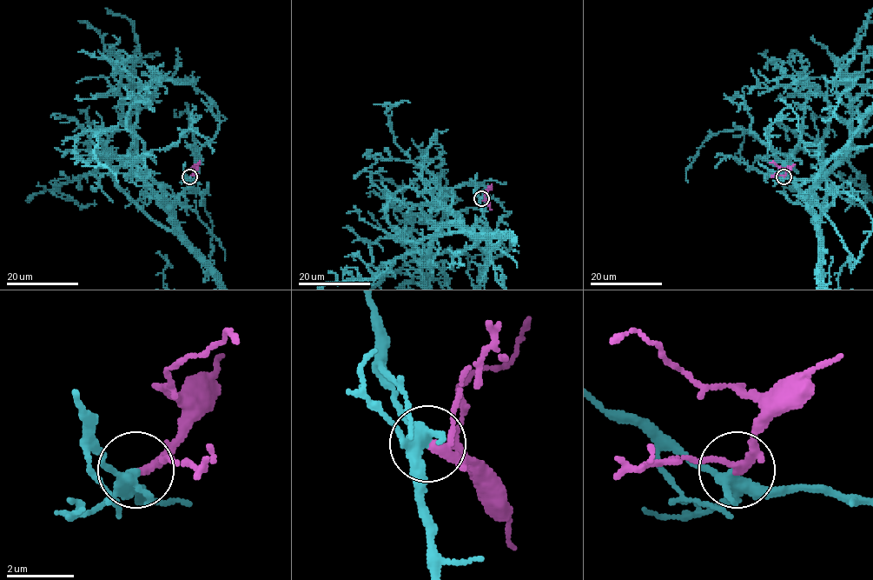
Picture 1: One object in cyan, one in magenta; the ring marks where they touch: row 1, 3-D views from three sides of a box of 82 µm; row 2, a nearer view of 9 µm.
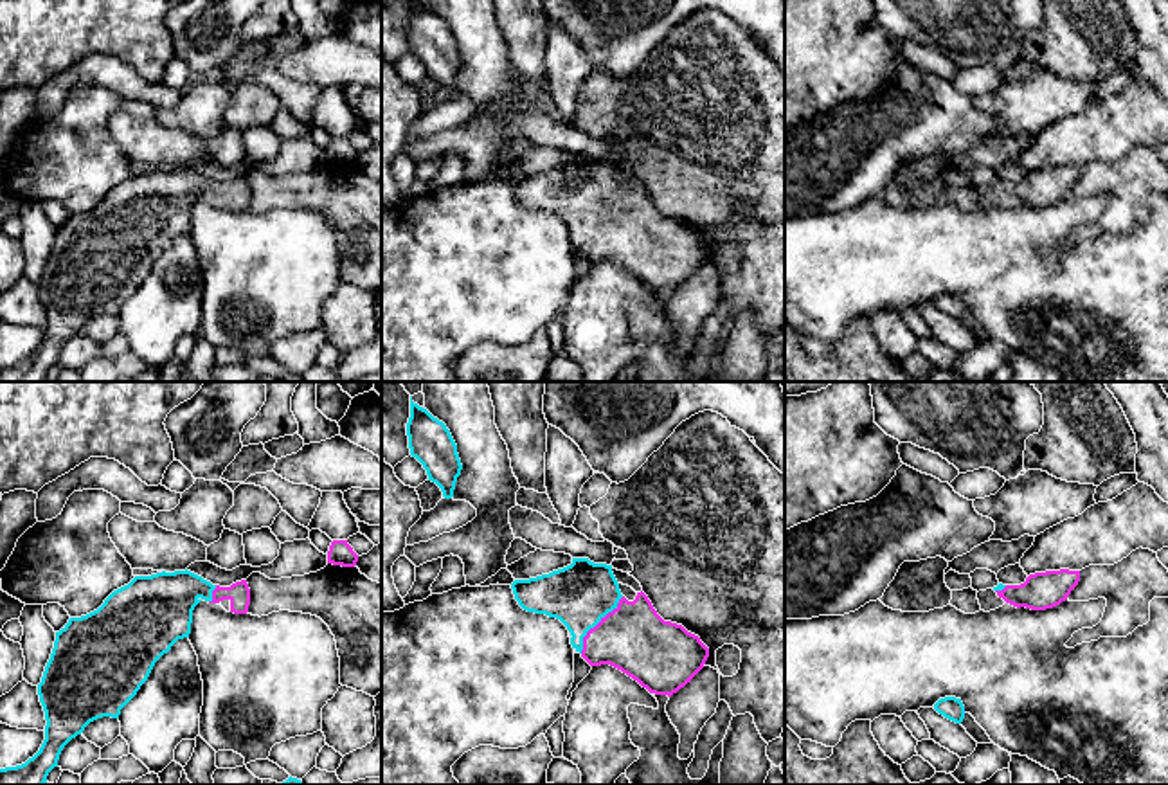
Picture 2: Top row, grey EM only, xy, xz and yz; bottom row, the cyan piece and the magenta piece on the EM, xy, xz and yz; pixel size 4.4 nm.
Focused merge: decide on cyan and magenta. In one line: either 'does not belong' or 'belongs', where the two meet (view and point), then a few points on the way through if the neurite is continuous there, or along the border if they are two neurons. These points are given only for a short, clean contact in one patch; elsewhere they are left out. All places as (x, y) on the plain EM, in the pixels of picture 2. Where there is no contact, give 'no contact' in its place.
belongs; meets cyan in xz at (596, 220); runs through xz (580, 191), (592, 204), (596, 220), (632, 234)

